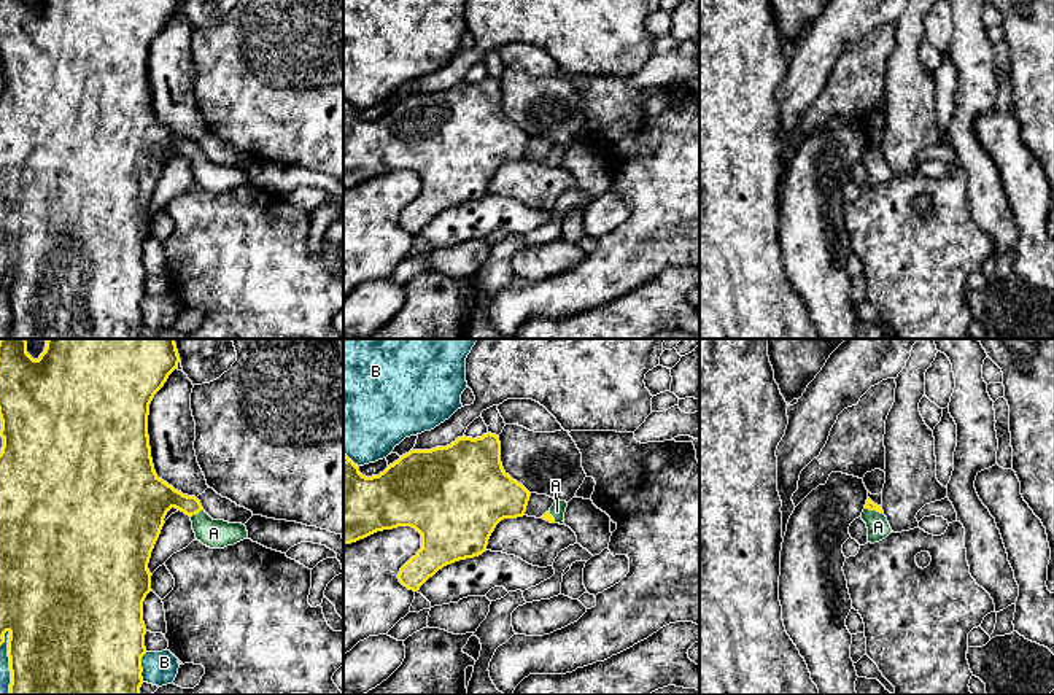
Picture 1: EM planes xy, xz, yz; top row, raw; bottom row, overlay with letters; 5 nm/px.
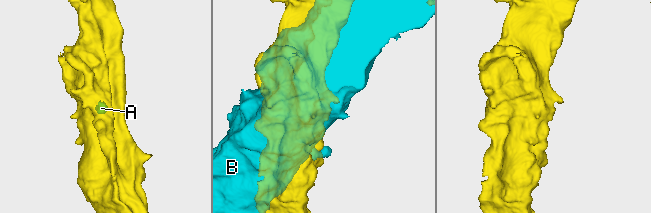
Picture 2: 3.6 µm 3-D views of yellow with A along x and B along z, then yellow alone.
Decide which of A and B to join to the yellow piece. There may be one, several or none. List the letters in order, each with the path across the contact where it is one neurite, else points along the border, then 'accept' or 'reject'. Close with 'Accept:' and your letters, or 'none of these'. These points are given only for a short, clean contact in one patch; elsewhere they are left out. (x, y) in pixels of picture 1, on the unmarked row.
A: across xy (148, 143), (178, 143), (196, 156), (213, 177) | accept
B: reject
Accept: A

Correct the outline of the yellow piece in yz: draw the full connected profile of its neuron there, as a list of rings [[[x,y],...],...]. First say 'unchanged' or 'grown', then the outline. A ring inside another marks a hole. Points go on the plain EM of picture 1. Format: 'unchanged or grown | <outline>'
grown | [[[870,142],[866,143],[865,153],[862,156],[862,164],[866,167],[868,186],[871,188],[885,183],[892,177],[882,151],[874,148]]]

